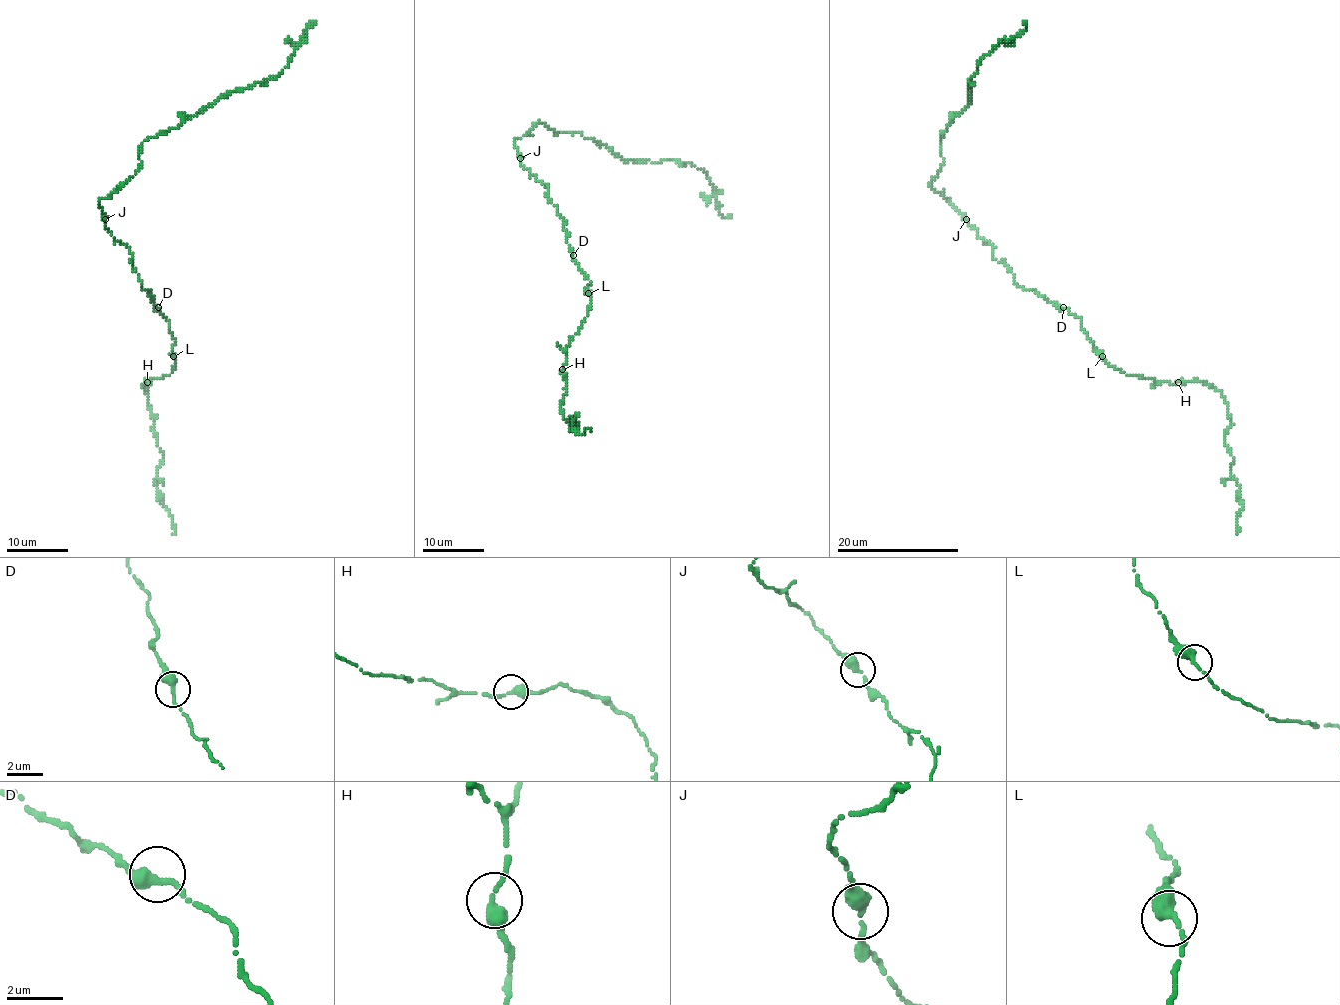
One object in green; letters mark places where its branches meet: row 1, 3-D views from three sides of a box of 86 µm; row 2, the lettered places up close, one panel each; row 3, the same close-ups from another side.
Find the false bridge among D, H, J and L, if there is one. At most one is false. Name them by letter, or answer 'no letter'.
no letter

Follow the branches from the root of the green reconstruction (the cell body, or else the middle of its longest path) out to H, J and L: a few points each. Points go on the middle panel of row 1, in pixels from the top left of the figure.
H: (549, 199), (566, 223), (567, 243), (573, 260), (590, 281), (591, 296), (588, 313), (566, 350), (562, 369)
J: (549, 199), (547, 183), (537, 180), (520, 162), (520, 157)
L: (549, 199), (566, 223), (564, 229), (567, 243), (573, 250), (573, 260), (590, 281), (588, 293)

